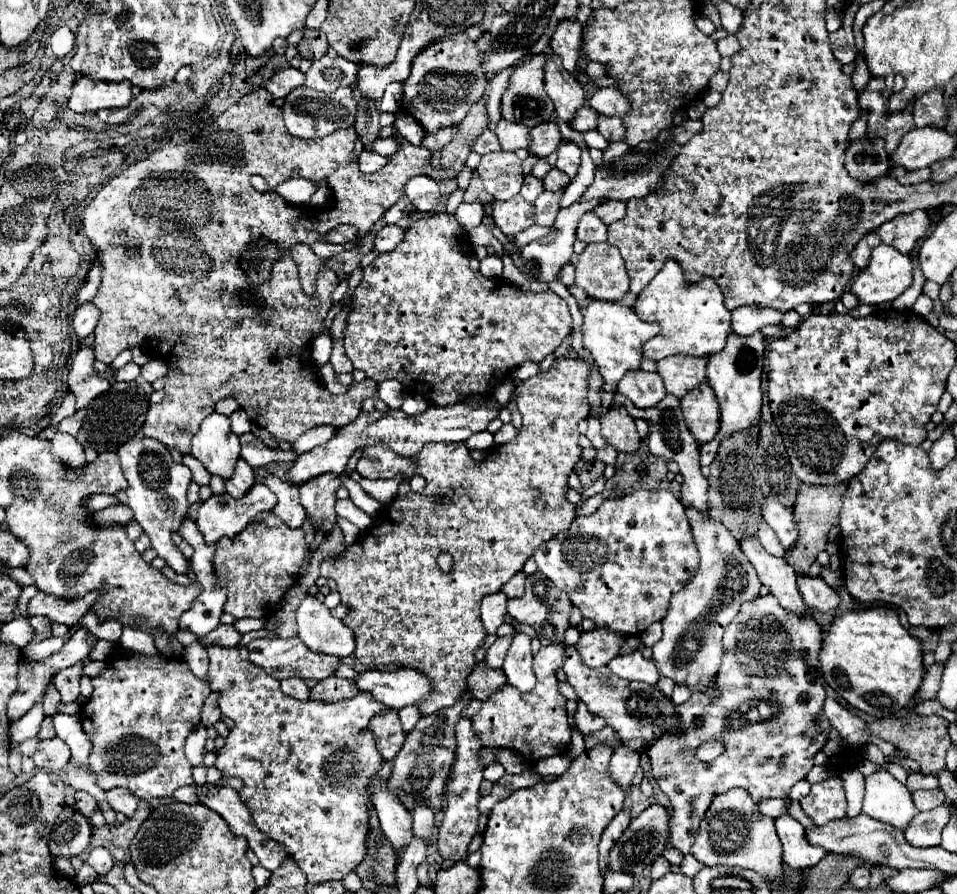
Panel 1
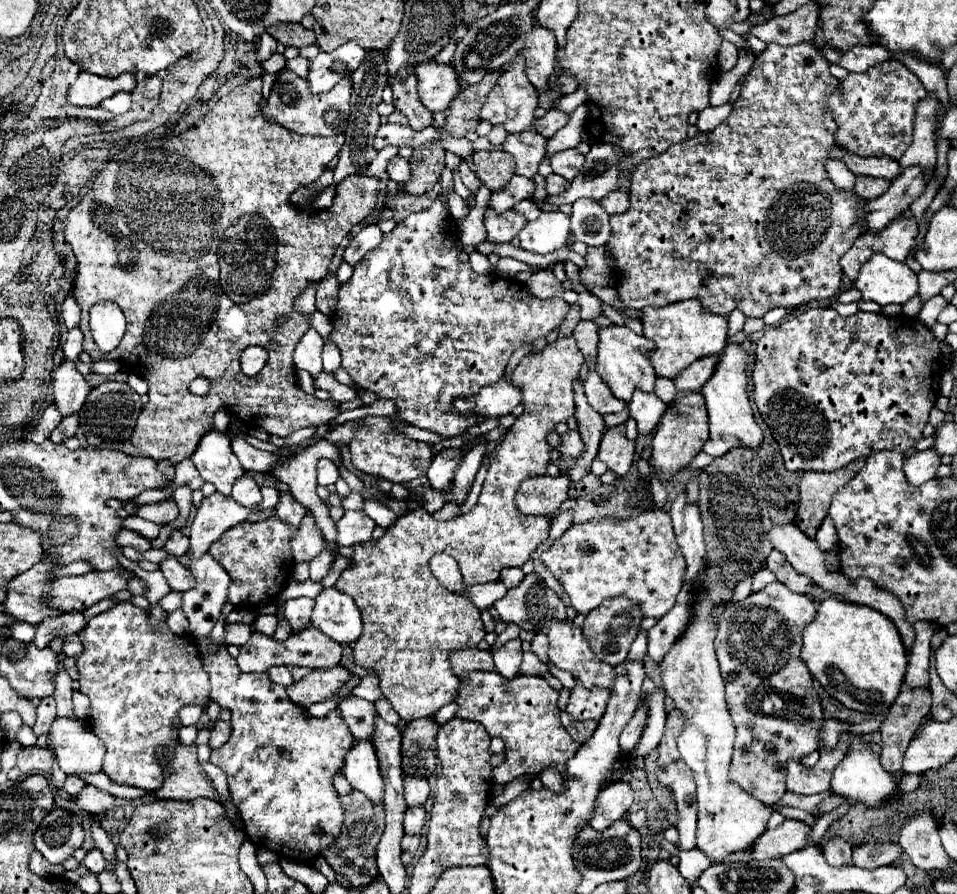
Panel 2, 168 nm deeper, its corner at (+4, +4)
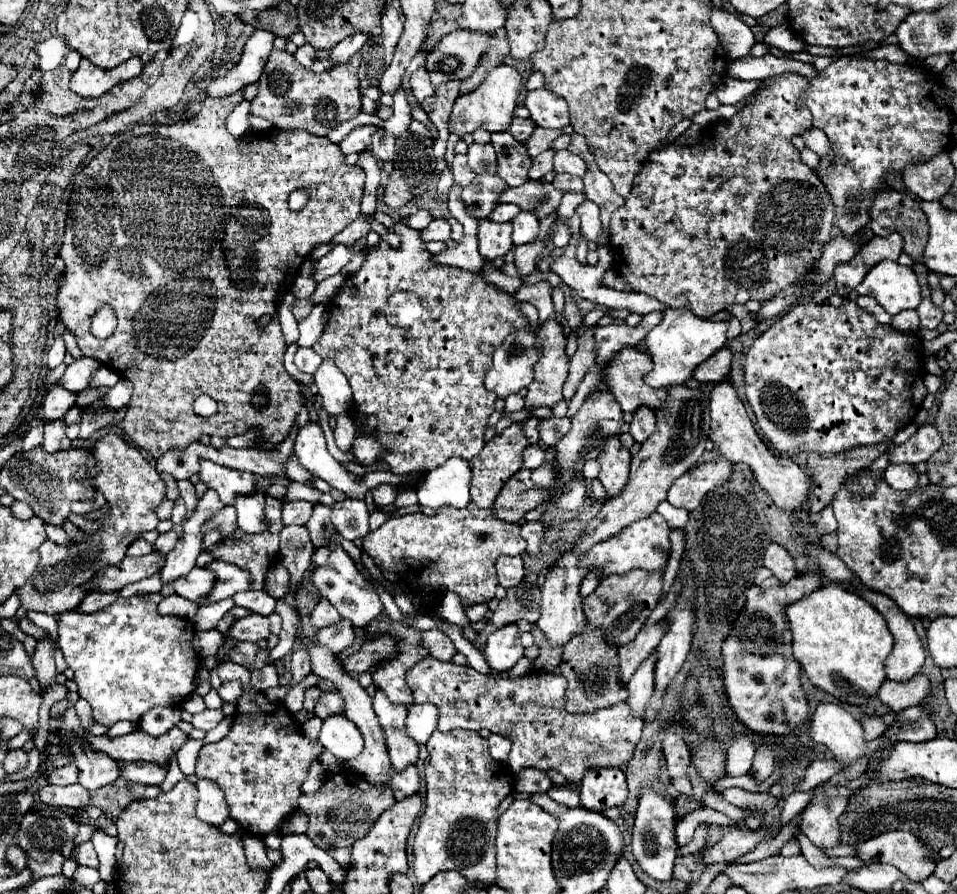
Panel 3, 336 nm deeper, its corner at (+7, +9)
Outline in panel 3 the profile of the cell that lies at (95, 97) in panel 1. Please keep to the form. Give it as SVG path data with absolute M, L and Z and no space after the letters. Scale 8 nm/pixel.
M83 57L79 69L73 73L69 81L69 89L79 93L81 97L101 97L103 93L111 91L115 85L137 77L141 69L143 69L143 61L137 57L127 59L115 69L101 69Z

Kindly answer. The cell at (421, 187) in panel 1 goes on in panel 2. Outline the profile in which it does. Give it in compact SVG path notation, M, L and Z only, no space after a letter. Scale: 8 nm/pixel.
M396 156L396 158L392 158L390 160L390 164L388 164L388 176L390 176L390 180L394 180L394 182L398 182L400 186L404 186L408 180L410 180L410 164L408 164L408 160L404 160L404 158L400 158L400 156Z

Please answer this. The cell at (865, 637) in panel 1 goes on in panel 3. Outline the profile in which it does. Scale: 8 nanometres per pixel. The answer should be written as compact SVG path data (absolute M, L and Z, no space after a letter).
M829 583L791 603L787 607L787 621L793 635L793 657L801 663L813 685L851 705L863 705L867 699L877 695L881 683L885 681L883 661L893 647L893 637L885 627L883 615L875 607L871 607L871 603L837 583Z

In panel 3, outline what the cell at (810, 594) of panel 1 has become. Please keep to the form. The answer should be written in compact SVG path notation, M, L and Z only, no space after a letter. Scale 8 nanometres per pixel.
M771 543L771 545L767 547L767 553L765 553L763 561L765 561L765 567L771 569L773 575L775 575L777 579L781 579L783 583L791 581L791 579L797 575L797 569L795 569L793 559L791 559L789 553L787 553L781 545L777 545L777 543Z

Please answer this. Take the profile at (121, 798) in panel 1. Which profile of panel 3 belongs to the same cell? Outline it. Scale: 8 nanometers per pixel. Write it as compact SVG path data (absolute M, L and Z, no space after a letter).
M43 785L39 789L39 799L47 805L55 805L55 807L71 807L71 809L81 809L89 805L89 793L85 791L85 787L77 785L67 785L67 787L57 787L57 785Z

